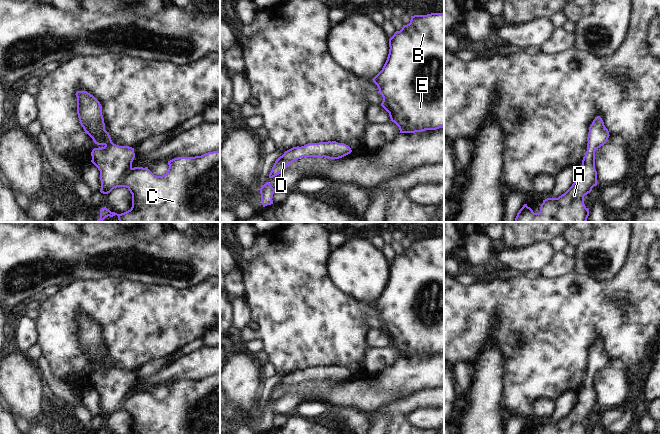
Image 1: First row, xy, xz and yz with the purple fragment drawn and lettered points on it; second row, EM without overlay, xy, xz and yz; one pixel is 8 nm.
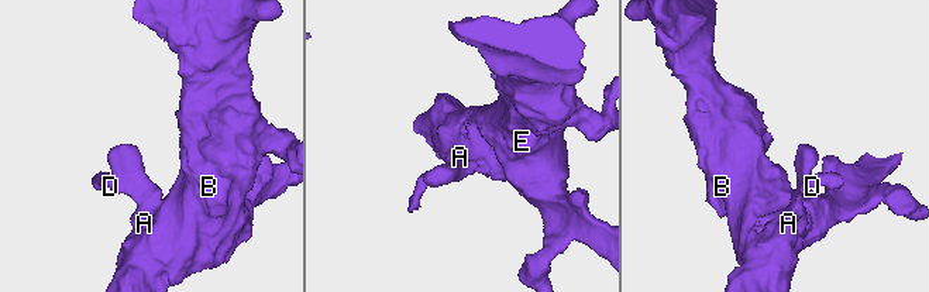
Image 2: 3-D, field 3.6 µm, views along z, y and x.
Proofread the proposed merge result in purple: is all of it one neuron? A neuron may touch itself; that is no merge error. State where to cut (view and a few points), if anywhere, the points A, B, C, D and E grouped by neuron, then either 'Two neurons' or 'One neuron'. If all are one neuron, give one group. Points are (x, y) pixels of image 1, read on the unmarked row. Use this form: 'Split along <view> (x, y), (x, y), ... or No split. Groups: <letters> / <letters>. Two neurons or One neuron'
No split. Groups: A B C D E. One neuron

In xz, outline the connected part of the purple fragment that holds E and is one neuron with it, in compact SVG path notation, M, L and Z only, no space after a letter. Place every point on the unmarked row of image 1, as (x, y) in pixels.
M431 237L427 239L411 240L410 247L407 249L403 249L402 253L400 255L396 255L394 259L389 263L389 271L390 271L389 278L382 294L372 303L379 313L378 317L380 317L383 321L381 330L389 337L391 345L394 346L399 351L400 357L415 357L415 356L422 356L425 354L436 354L439 352L443 352L444 351L444 237Z

